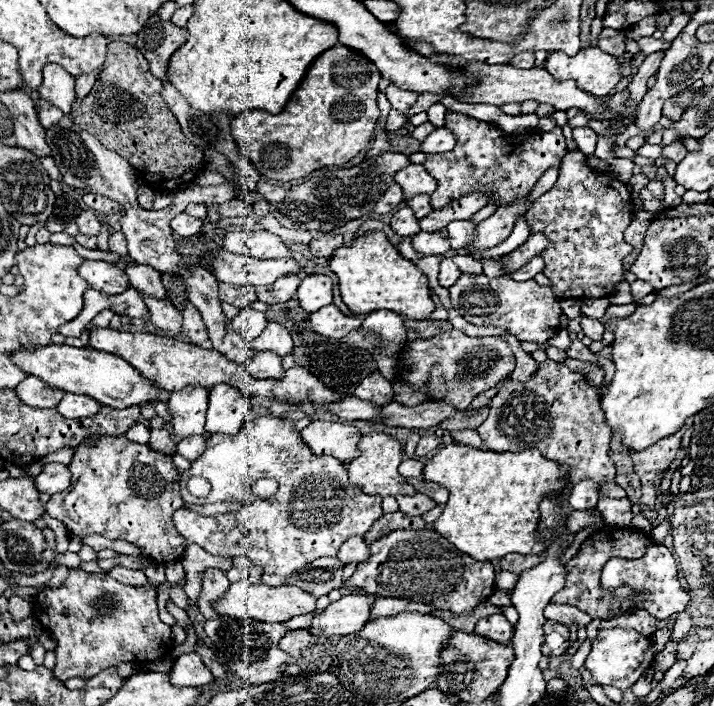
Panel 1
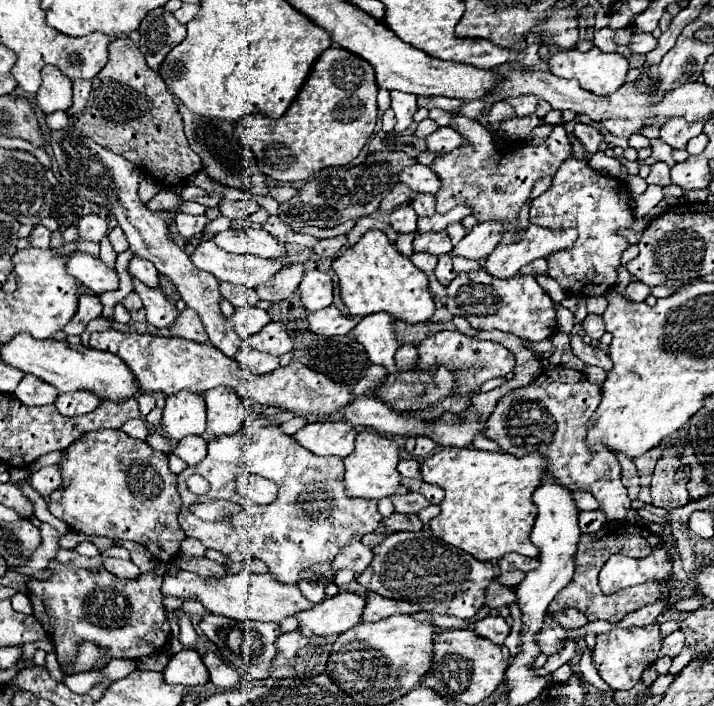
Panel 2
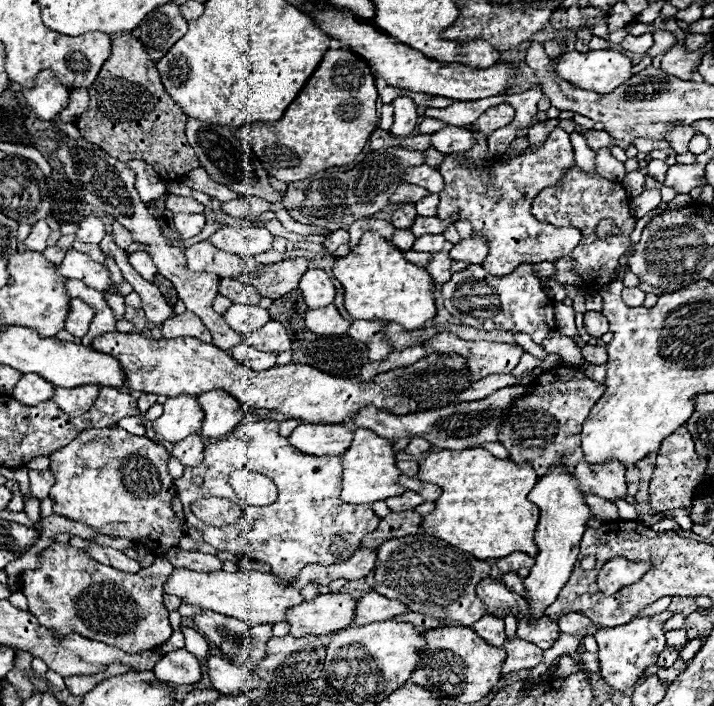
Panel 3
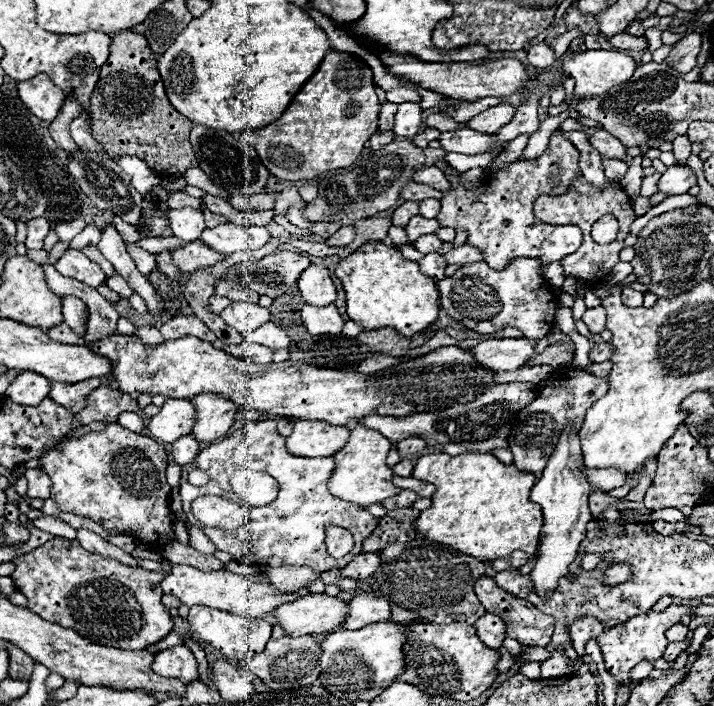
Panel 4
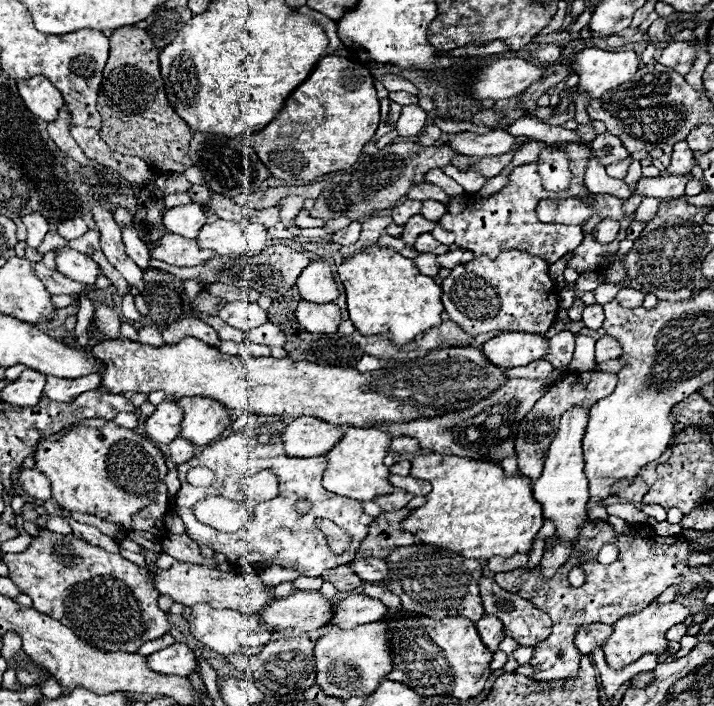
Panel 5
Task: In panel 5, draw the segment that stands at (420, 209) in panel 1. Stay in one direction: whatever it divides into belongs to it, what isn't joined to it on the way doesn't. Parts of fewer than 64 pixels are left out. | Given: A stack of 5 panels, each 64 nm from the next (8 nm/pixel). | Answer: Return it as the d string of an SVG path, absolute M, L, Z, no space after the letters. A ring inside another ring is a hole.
M422 202L422 216L428 220L438 220L444 214L446 206L442 202Z

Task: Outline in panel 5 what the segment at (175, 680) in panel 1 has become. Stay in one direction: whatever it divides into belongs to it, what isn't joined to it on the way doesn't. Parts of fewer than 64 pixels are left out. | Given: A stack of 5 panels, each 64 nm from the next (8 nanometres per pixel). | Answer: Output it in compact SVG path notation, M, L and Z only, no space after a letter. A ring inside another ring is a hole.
M172 644L148 656L148 666L166 676L190 676L196 672L196 656L186 644Z

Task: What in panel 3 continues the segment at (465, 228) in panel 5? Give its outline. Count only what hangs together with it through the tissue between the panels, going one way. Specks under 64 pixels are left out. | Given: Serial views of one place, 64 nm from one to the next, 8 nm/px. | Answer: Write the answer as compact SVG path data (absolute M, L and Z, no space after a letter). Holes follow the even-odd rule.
M466 124L476 138L476 144L462 154L448 154L438 164L438 172L444 178L444 190L440 192L438 218L448 218L460 212L460 220L470 220L474 232L488 236L490 252L482 262L484 270L492 276L506 276L514 272L520 264L554 262L564 254L570 254L580 242L580 230L576 228L556 228L536 222L530 214L532 198L548 186L554 186L564 170L574 164L574 150L570 144L570 134L562 128L554 128L544 146L524 150L520 156L500 162L500 158L488 158L488 136L480 132L474 124ZM466 160L466 164L460 164Z

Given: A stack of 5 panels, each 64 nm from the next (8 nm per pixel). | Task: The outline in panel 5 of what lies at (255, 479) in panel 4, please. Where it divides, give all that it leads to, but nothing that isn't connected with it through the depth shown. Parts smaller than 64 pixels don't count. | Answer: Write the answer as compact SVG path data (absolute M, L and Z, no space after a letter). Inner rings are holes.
M262 470L262 472L242 480L240 490L244 496L248 496L254 502L272 500L278 492L278 478L270 470Z

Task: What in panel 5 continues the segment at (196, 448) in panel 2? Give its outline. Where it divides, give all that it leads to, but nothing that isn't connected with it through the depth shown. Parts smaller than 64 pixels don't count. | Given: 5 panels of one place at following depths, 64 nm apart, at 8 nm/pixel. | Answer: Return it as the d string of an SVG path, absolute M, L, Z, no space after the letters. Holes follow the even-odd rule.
M176 438L170 446L170 458L172 458L172 462L174 464L184 464L184 462L188 462L192 456L194 456L194 446L192 446L192 442L188 442L188 440L184 440L184 438Z

